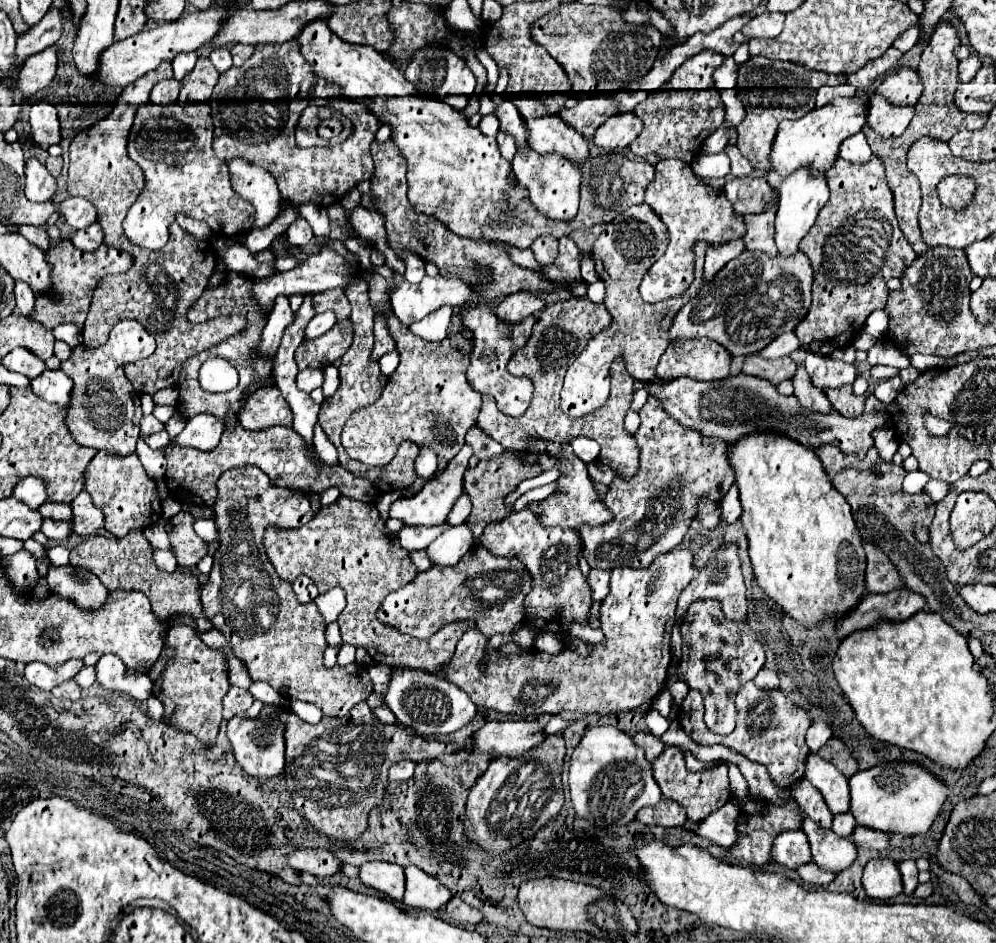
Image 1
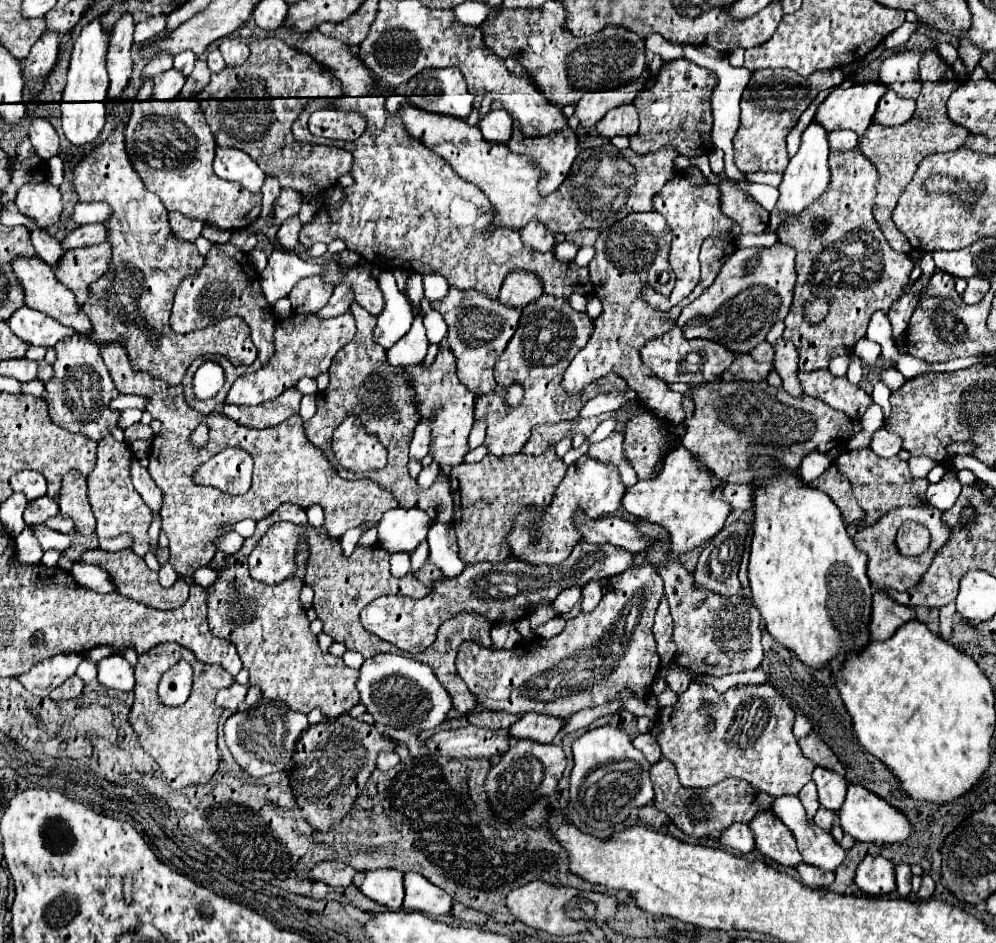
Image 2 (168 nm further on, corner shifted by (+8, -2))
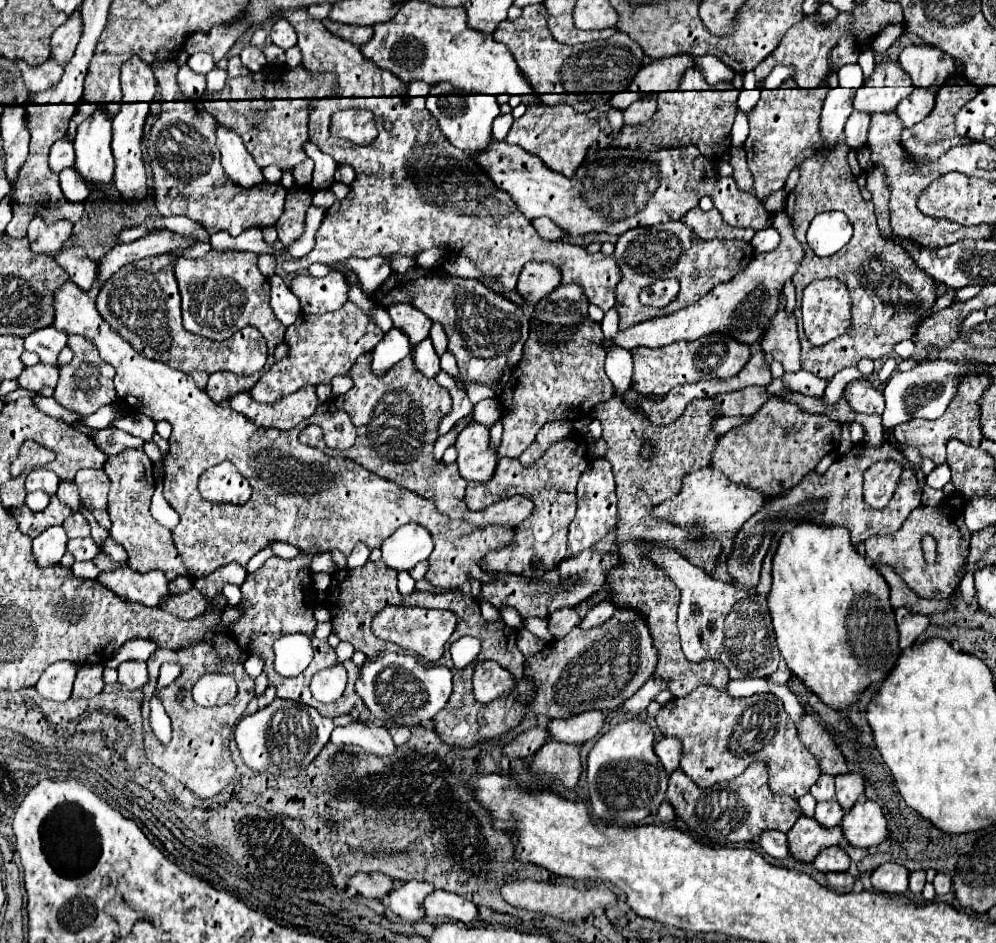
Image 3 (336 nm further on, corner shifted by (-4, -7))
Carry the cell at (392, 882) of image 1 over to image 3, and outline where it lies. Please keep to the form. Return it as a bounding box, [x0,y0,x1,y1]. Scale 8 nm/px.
[383,881,435,921]

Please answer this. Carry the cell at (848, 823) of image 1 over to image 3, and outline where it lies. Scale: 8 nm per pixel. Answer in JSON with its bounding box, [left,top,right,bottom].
[815,801,843,827]

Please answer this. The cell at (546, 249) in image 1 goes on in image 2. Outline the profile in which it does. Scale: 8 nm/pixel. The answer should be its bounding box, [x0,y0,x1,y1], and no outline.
[521,220,555,250]

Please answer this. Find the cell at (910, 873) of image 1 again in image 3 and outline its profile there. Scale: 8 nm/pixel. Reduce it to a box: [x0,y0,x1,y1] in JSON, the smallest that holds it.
[909,871,925,895]

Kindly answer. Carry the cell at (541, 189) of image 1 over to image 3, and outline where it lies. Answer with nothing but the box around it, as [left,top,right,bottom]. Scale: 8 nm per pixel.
[505,105,599,179]

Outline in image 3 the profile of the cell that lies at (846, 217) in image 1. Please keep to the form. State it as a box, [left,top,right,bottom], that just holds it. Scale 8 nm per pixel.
[785,141,935,379]

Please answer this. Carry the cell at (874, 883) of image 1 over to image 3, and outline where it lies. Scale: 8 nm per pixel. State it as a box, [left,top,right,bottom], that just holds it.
[871,863,909,893]

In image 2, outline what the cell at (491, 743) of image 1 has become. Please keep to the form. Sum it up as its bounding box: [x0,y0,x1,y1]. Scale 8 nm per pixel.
[509,712,565,744]

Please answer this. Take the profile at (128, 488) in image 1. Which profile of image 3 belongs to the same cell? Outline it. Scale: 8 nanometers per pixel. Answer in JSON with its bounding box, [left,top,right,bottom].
[105,449,187,579]

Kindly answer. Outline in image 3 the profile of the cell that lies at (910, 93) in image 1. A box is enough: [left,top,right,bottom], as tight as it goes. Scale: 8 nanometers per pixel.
[899,45,955,89]

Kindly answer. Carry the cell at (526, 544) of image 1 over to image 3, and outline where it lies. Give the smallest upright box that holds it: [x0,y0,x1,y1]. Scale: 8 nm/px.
[567,459,617,557]

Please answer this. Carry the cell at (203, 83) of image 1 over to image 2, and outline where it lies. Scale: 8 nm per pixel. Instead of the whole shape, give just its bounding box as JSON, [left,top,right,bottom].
[181,60,211,98]

